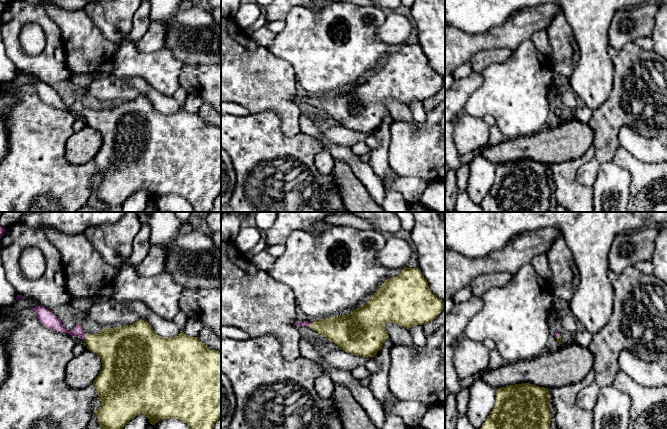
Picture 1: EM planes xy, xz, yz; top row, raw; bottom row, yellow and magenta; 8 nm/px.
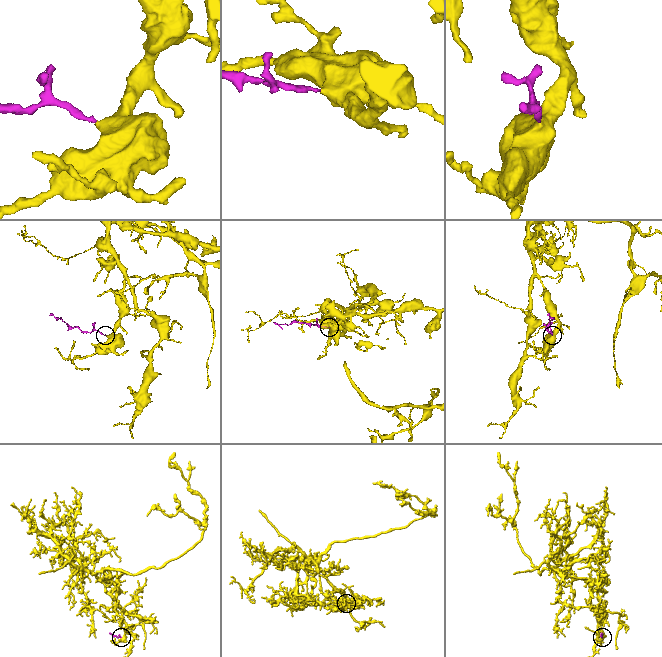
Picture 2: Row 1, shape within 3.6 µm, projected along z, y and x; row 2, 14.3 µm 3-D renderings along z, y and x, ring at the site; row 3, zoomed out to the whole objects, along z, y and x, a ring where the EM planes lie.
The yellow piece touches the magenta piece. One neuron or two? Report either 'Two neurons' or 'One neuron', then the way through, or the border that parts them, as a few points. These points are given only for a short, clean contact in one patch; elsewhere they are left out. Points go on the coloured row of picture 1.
One neuron. Path across: xy (115, 345), (96, 343), (85, 337), (57, 325)

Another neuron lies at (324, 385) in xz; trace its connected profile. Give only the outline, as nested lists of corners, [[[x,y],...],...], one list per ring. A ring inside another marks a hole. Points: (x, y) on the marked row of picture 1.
[[[320,367],[314,383],[315,390],[321,398],[330,398],[334,391],[334,381],[332,380],[329,372]]]

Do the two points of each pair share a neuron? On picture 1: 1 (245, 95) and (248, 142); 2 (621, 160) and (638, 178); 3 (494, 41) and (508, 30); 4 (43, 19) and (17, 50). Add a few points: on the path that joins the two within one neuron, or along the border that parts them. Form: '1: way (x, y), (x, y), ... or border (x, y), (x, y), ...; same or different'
1: border (273, 111), (261, 111), (250, 114); different
2: way (626, 162), (637, 173); same
3: way (497, 38), (505, 33); same
4: way (31, 18), (25, 18), (14, 29), (14, 38); same

